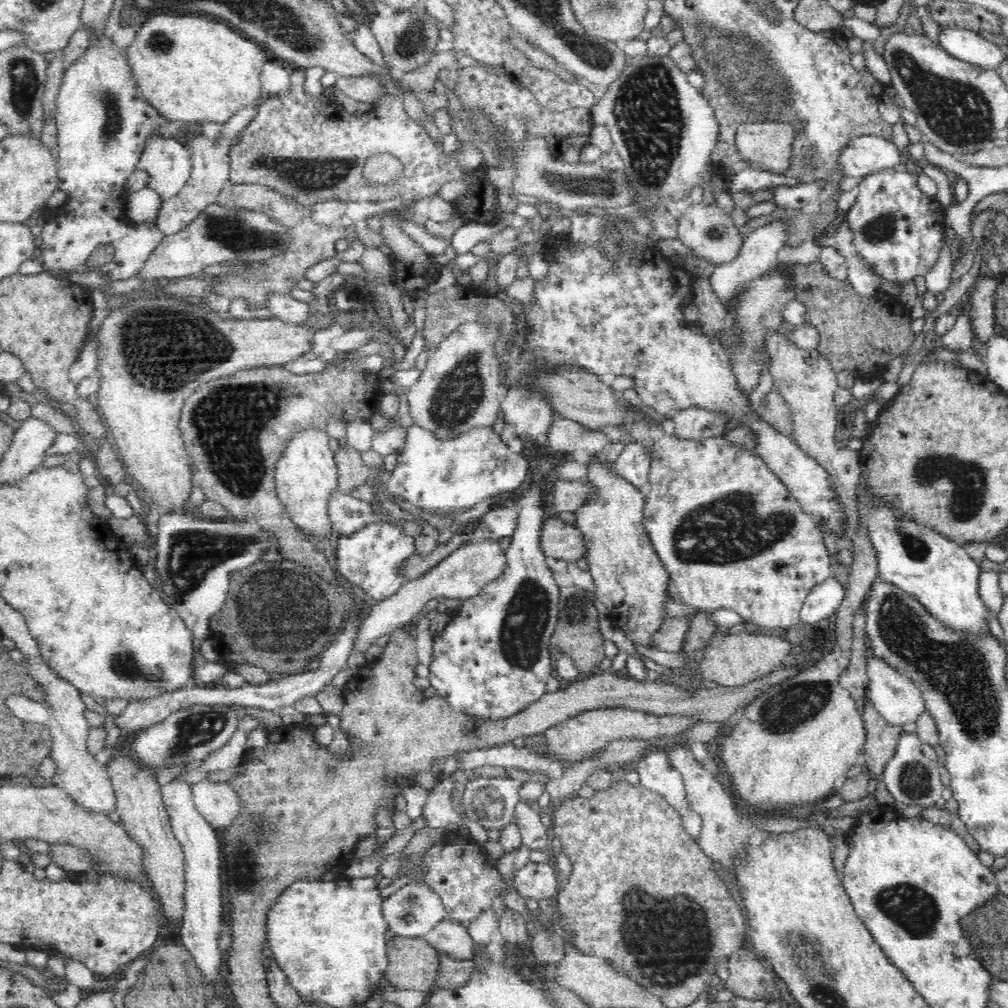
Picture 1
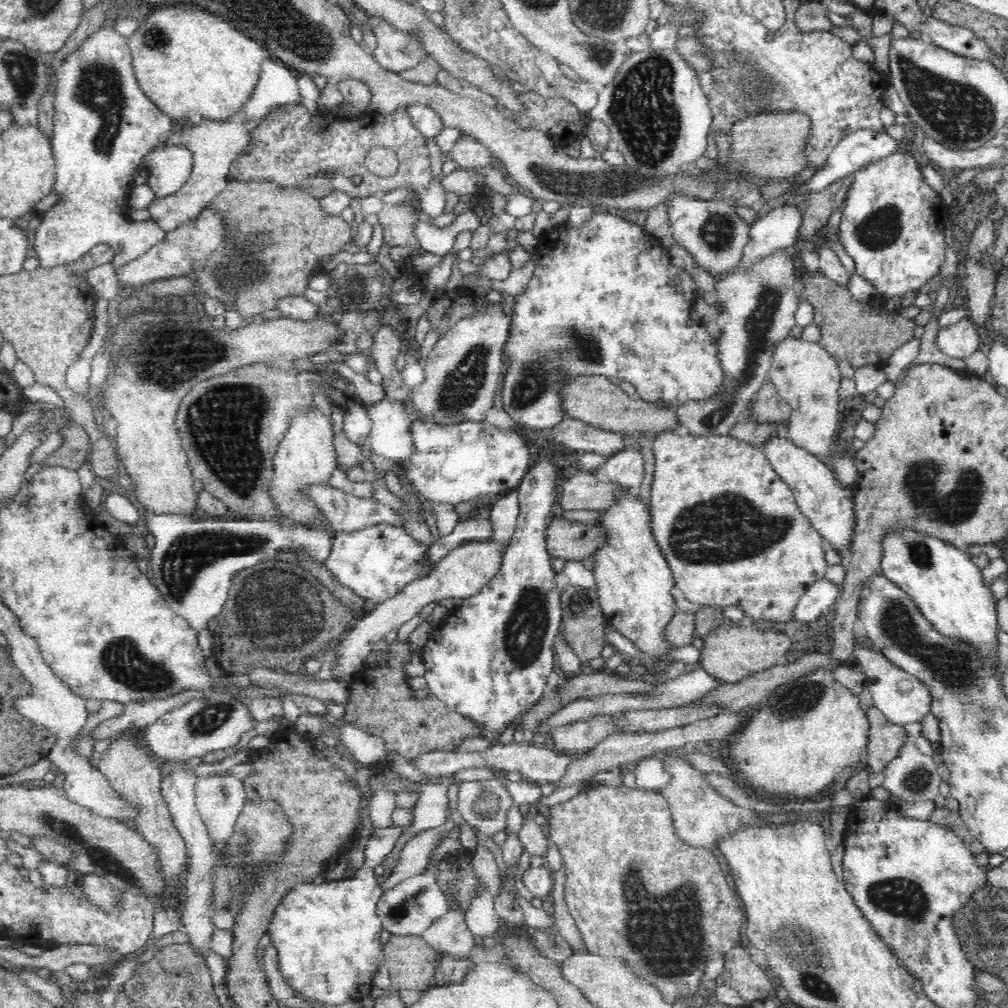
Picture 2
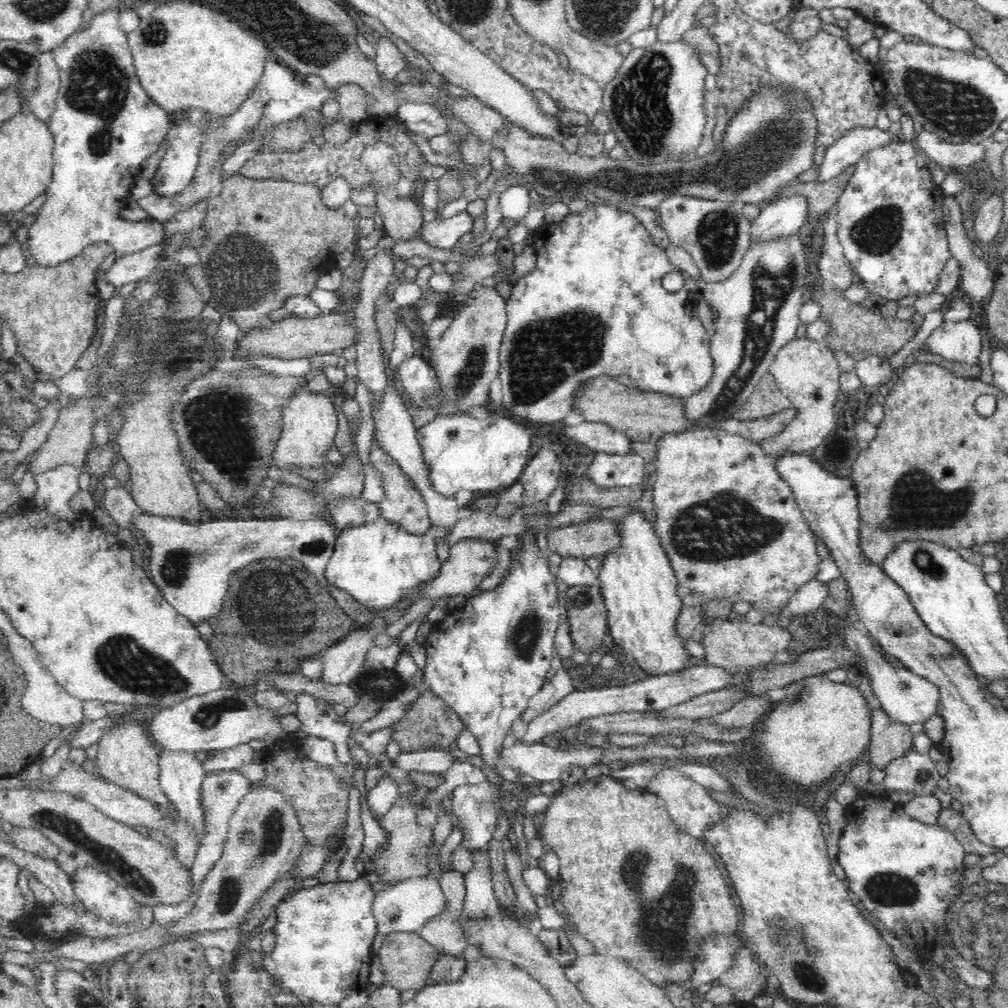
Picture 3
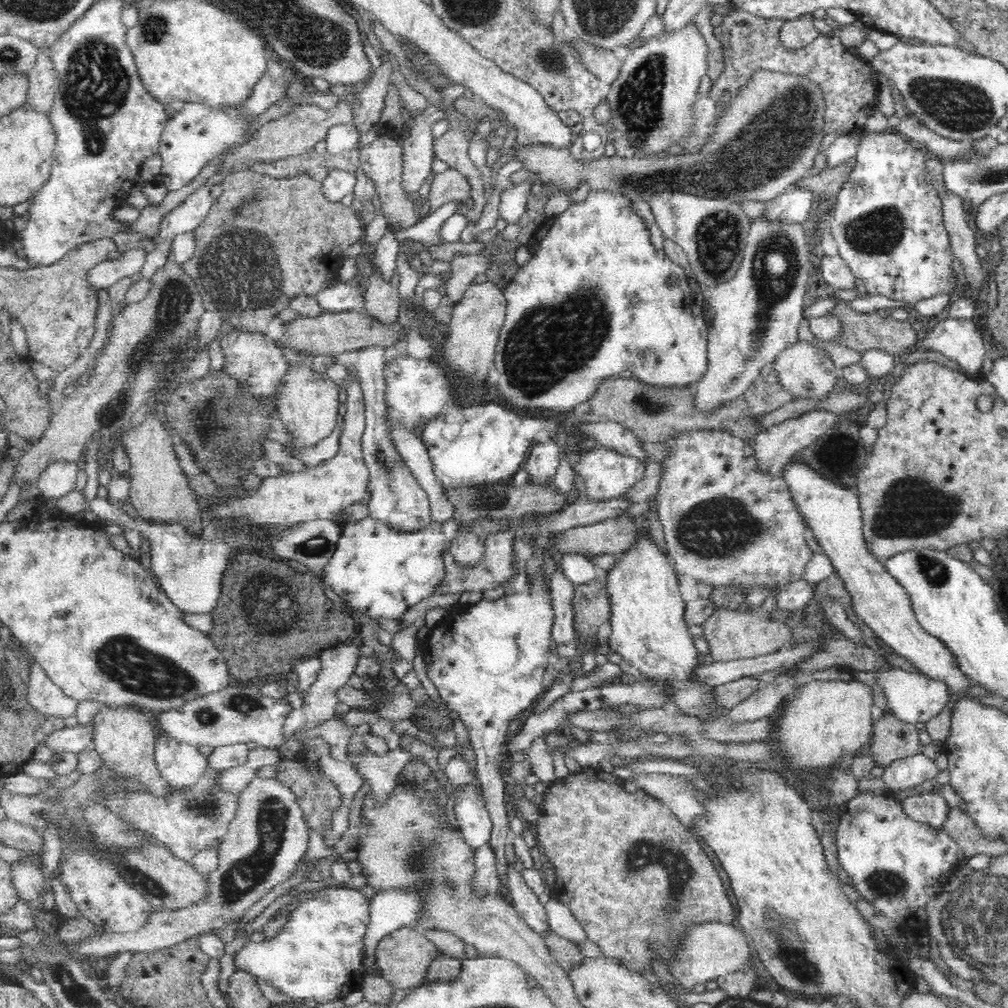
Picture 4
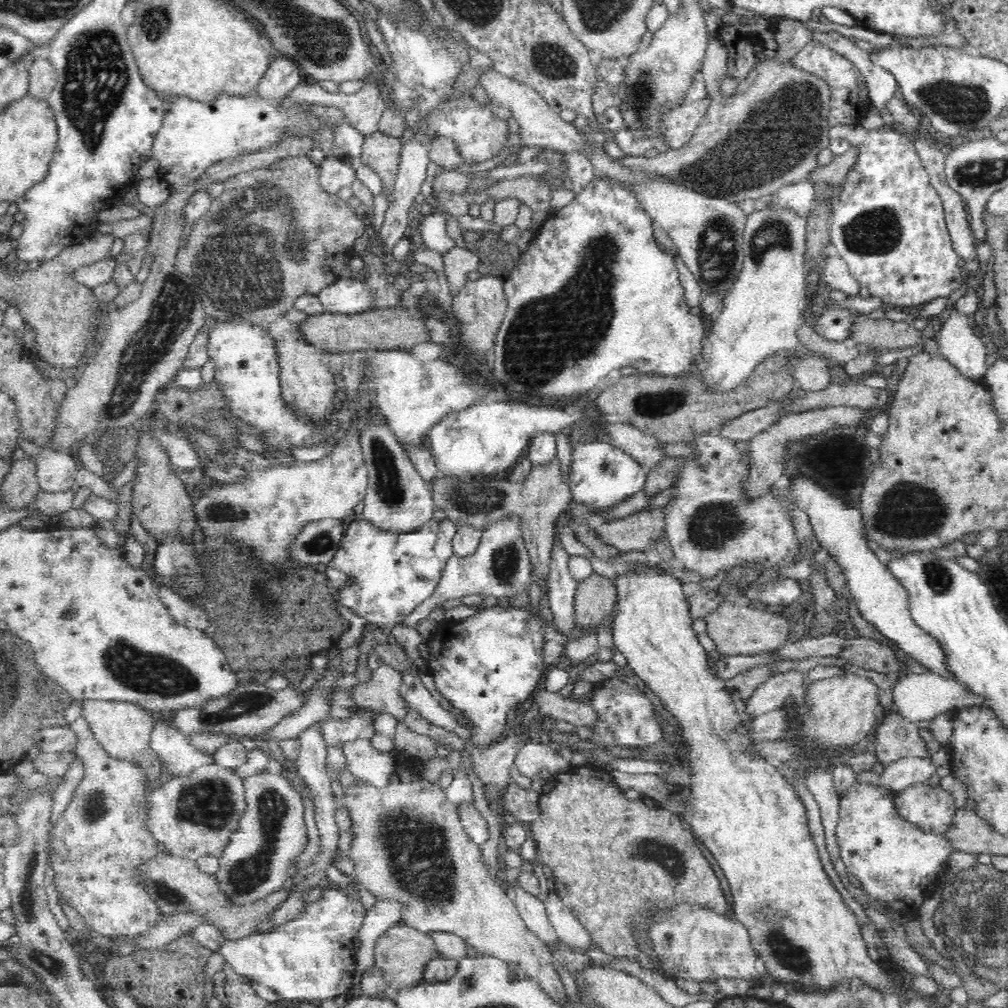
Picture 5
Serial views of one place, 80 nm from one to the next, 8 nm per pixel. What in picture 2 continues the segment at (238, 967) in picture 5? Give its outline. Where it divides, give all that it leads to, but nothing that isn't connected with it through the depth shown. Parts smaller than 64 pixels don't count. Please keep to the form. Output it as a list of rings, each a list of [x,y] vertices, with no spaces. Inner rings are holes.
[[[397,826],[386,830],[376,829],[366,844],[363,867],[353,877],[343,881],[325,881],[322,884],[295,884],[294,888],[290,888],[283,896],[280,905],[272,914],[267,934],[271,944],[277,948],[280,972],[299,997],[317,1000],[322,1005],[338,1006],[350,1000],[361,1001],[372,994],[374,975],[385,964],[384,943],[380,938],[384,927],[377,913],[377,906],[384,892],[376,878],[382,861],[392,852],[394,844],[404,831],[404,827]]]

